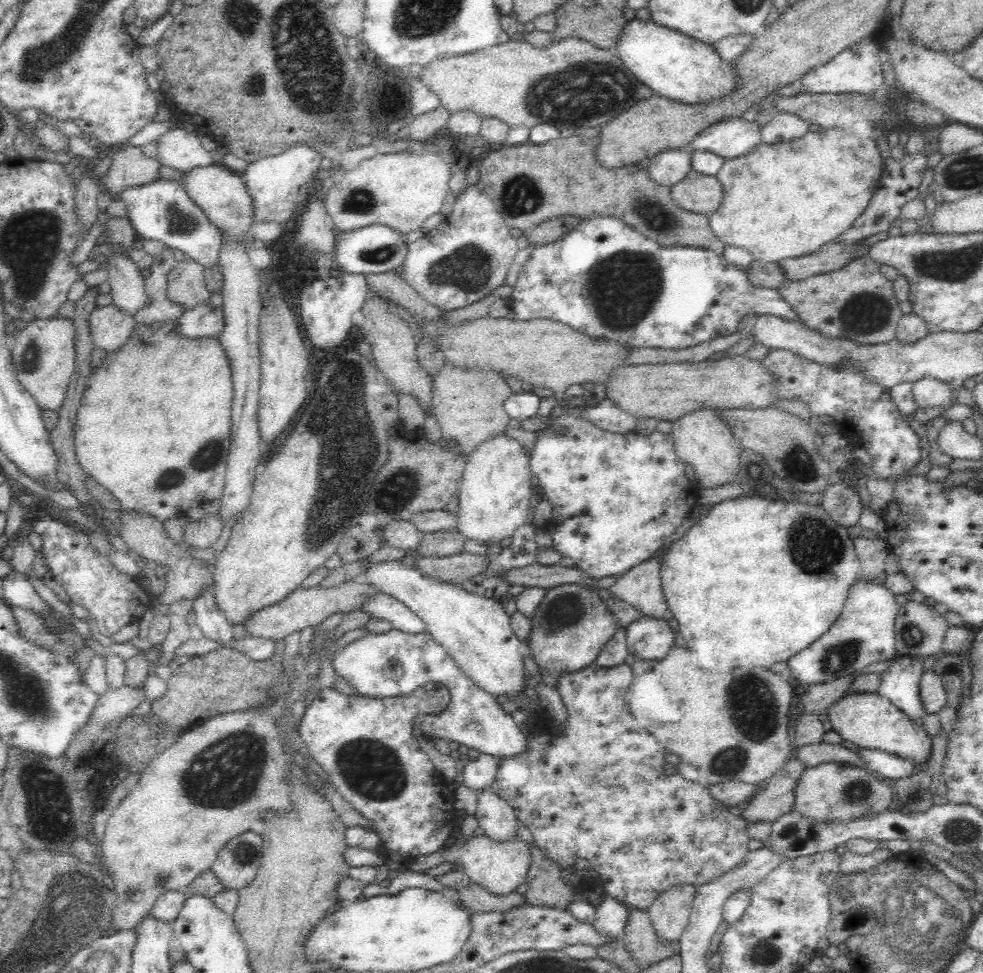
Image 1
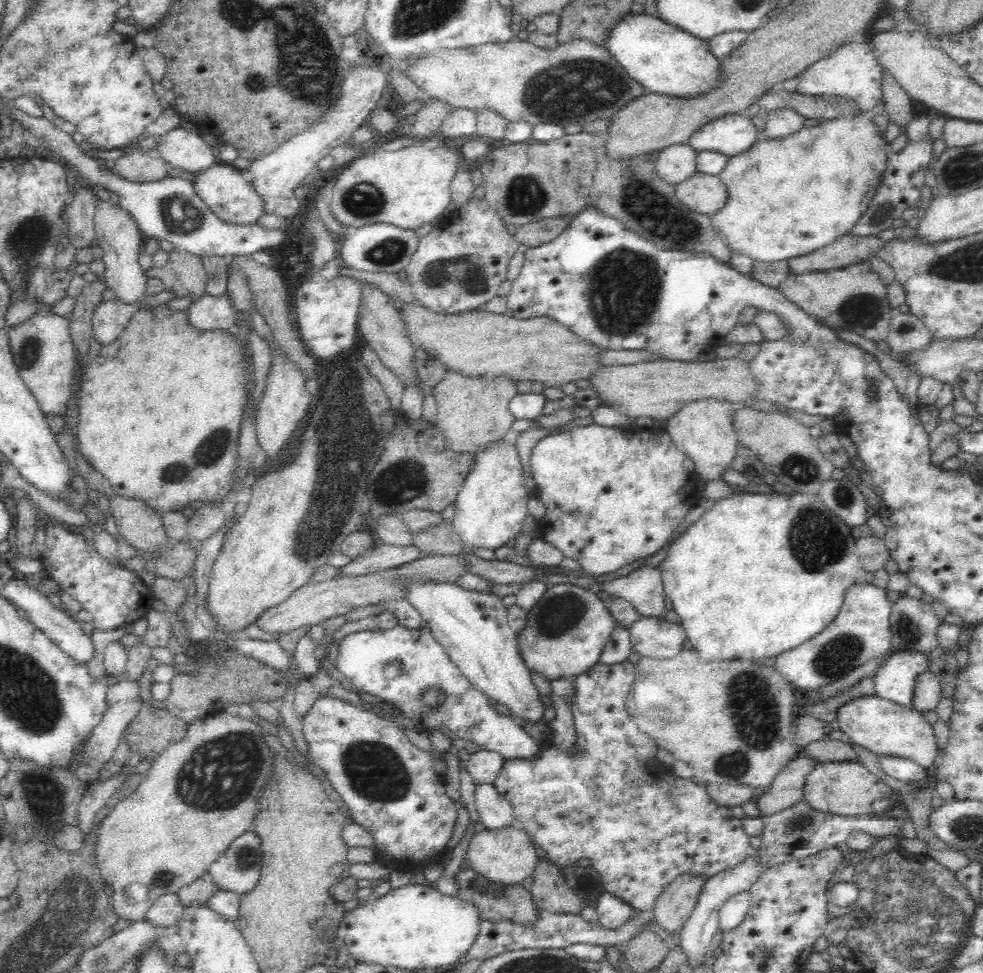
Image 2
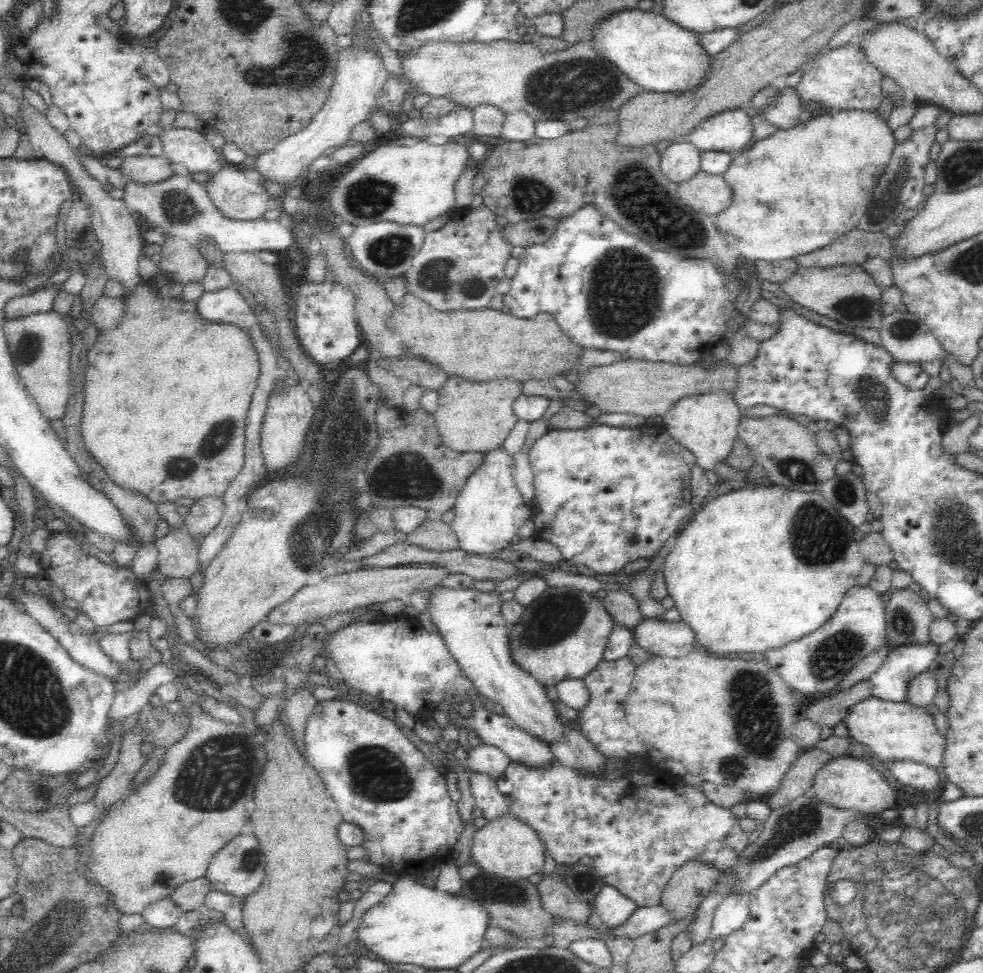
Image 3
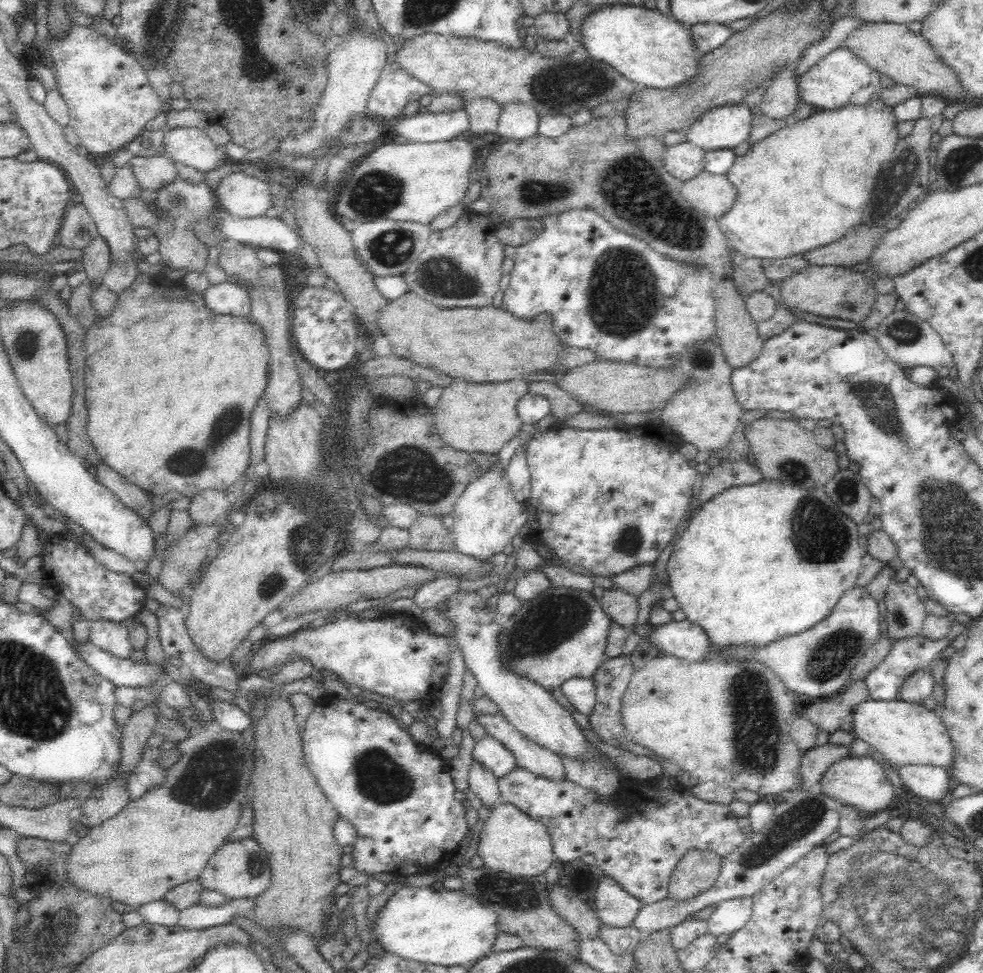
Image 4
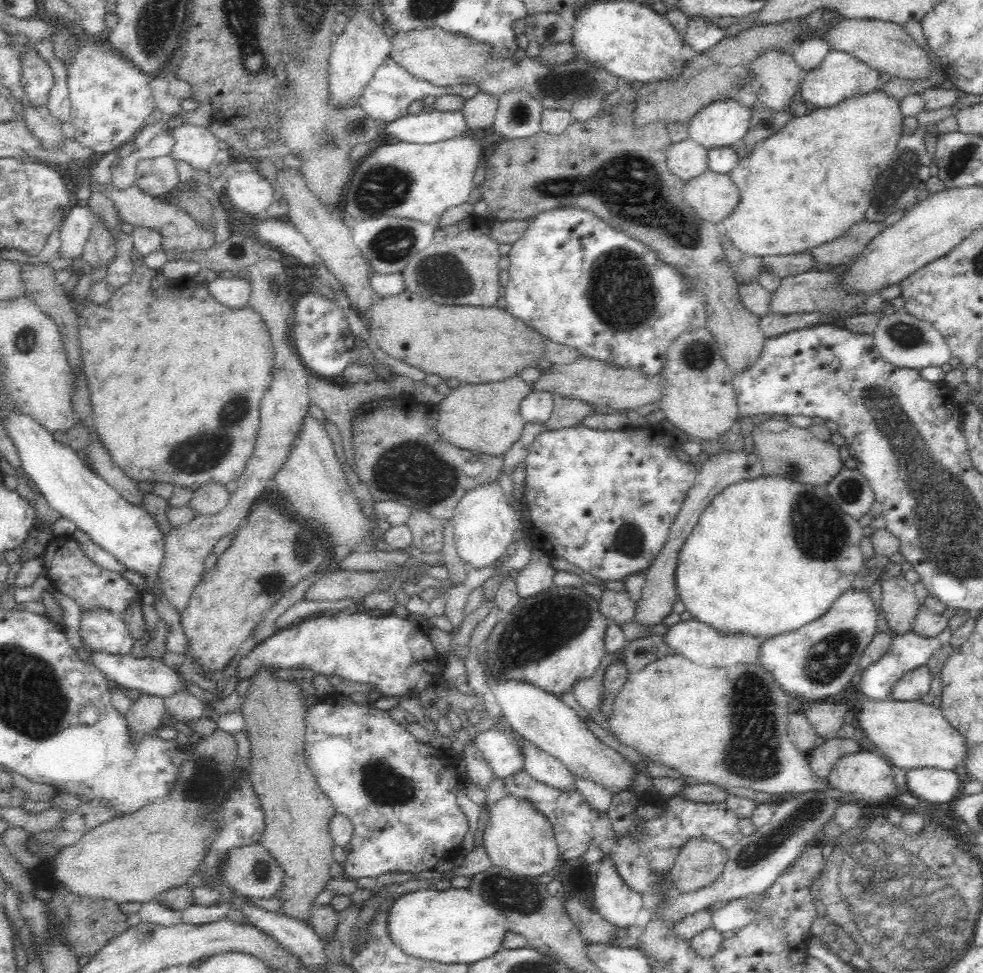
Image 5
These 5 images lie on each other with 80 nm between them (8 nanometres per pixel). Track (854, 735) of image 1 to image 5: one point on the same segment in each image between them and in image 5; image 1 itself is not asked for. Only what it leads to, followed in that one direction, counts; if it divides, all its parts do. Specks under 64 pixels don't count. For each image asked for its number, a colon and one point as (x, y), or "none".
2: (883, 727)
3: (890, 730)
4: (903, 732)
5: (910, 734)

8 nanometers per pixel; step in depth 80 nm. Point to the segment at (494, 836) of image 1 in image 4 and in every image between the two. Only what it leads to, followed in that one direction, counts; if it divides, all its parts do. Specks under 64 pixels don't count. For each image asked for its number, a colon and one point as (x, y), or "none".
2: (494, 811)
3: (488, 799)
4: (482, 782)

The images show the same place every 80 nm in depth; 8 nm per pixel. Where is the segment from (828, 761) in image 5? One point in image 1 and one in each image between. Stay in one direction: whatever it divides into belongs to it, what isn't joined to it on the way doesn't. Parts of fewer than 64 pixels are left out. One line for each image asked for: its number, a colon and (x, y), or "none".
1: (774, 798)
2: (786, 789)
3: (797, 781)
4: (814, 761)

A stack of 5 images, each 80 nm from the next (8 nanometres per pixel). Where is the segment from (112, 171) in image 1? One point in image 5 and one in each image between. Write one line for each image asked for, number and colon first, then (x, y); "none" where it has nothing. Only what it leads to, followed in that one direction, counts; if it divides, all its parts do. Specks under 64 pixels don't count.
2: (134, 165)
3: (143, 169)
4: (152, 173)
5: (157, 177)

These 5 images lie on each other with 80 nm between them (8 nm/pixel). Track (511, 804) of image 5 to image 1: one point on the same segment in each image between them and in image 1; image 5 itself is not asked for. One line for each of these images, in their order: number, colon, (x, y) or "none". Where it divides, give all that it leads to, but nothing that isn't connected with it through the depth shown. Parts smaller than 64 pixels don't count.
1: (498, 866)
2: (506, 856)
3: (505, 847)
4: (510, 841)

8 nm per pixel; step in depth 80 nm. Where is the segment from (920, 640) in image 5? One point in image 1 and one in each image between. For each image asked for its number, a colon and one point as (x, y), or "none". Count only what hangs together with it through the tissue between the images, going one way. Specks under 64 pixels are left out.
1: (900, 685)
2: (895, 681)
3: (890, 682)
4: (909, 655)

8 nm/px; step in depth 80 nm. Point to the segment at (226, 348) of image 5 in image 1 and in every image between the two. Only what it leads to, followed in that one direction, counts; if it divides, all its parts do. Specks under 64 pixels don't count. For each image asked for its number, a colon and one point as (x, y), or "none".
1: (160, 466)
2: (159, 409)
3: (164, 377)
4: (170, 386)

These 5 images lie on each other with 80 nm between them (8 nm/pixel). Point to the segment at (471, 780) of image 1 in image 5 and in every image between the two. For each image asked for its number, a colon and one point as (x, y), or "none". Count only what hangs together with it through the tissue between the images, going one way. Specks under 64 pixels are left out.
2: (483, 767)
3: (485, 759)
4: (491, 754)
5: (500, 750)

